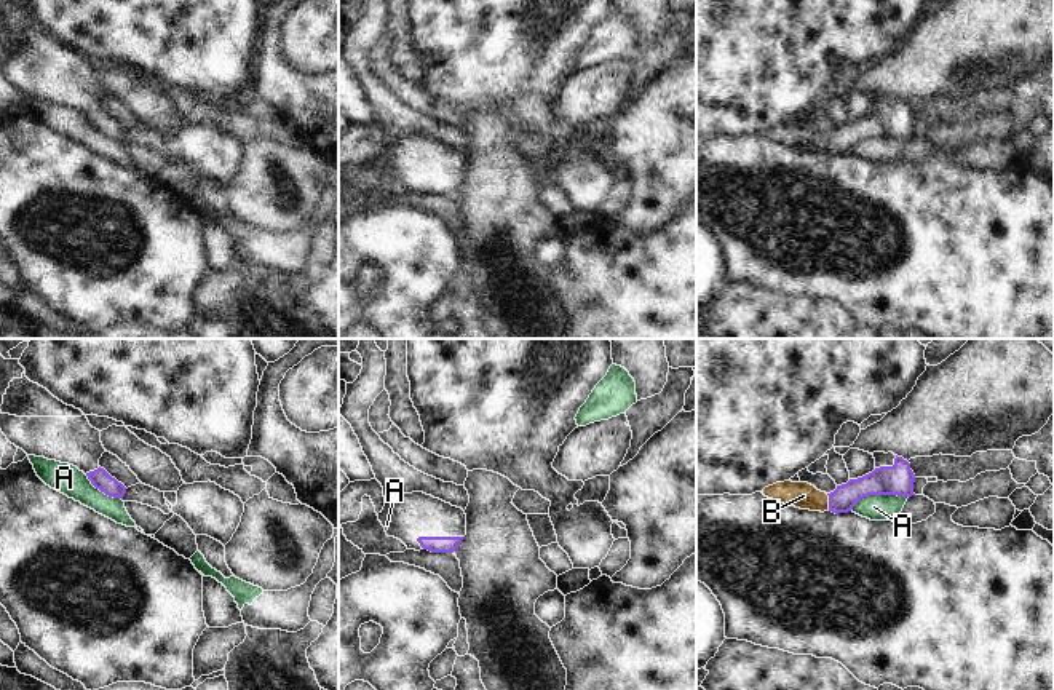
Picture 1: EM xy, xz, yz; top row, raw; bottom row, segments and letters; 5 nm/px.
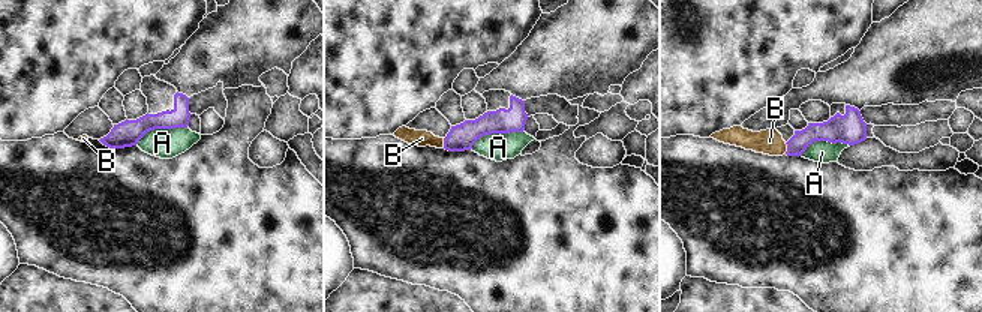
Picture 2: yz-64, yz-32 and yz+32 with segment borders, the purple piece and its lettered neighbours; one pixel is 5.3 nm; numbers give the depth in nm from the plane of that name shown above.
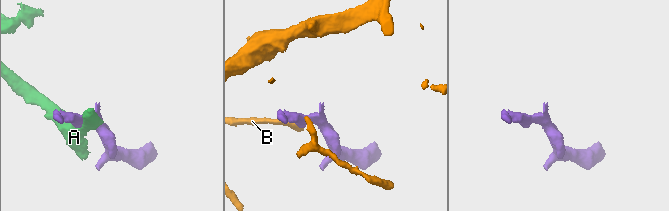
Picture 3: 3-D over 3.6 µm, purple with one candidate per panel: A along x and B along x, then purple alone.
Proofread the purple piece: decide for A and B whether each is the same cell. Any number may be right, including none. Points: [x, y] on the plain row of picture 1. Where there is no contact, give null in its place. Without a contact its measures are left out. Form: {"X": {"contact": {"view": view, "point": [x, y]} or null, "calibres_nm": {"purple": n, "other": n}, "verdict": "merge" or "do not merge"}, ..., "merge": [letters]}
{"A": {"contact": {"view": "yz", "point": [879, 136]}, "calibres_nm": {"purple": 160, "other": 130}, "verdict": "do not merge"}, "B": {"contact": {"view": "yz", "point": [829, 144]}, "calibres_nm": {"purple": 130, "other": 140}, "verdict": "do not merge"}, "merge": []}

